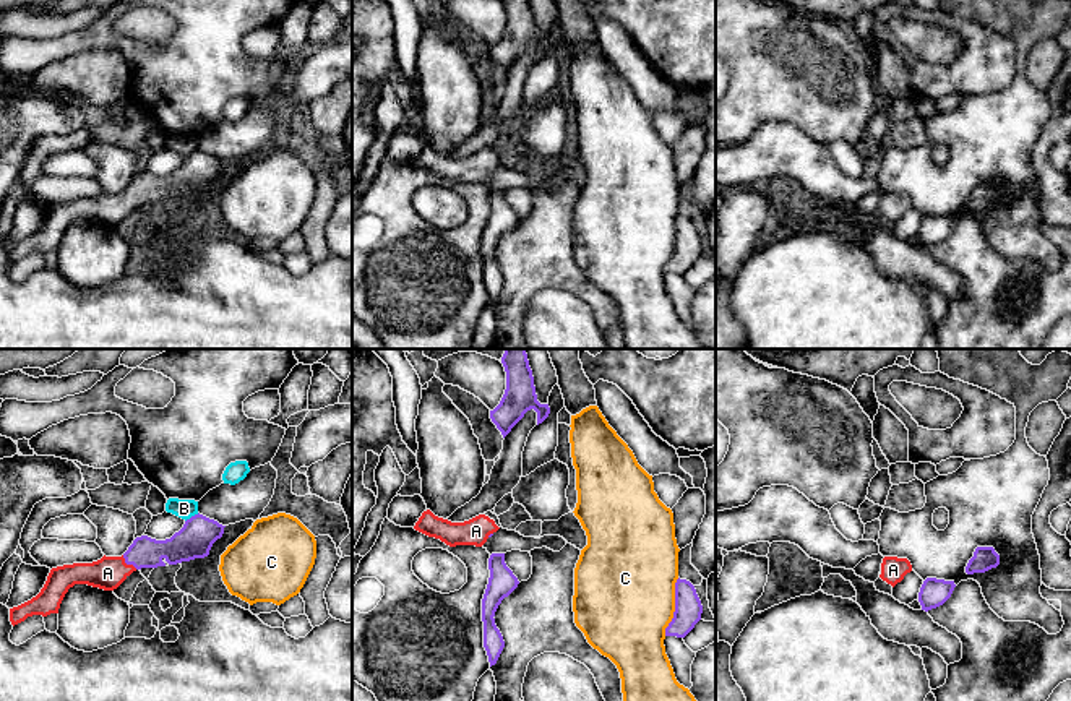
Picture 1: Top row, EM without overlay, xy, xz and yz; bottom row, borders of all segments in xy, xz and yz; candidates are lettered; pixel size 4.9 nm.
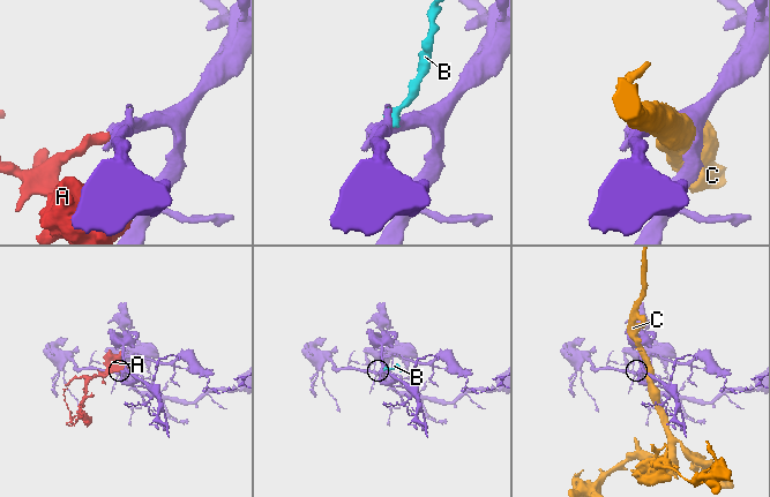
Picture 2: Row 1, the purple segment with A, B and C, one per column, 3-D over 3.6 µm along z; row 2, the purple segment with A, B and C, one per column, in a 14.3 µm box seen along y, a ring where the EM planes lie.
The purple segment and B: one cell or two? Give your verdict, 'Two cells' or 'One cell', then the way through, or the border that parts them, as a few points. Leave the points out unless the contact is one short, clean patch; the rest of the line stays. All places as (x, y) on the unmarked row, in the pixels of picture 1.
Two cells. Boundary: xy (198, 150), (185, 158)

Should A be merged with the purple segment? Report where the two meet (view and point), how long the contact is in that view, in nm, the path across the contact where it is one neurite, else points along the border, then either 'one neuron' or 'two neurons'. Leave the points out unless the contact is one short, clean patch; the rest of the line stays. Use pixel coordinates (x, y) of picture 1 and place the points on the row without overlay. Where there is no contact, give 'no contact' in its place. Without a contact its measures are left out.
contact xy (129, 200); length 100 nm; way xy (145, 189), (129, 200), (107, 210); one neuron

